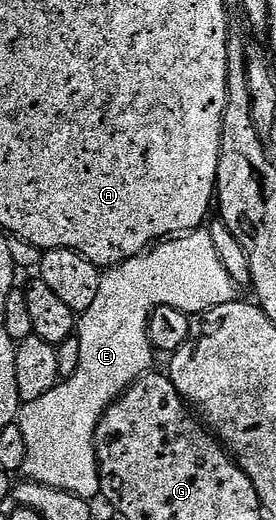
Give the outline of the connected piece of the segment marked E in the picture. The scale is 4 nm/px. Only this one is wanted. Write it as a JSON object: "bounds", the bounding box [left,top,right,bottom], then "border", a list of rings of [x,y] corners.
{"bounds":[19,228,238,499],"border":[[[205,228],[170,238],[137,258],[106,269],[101,276],[95,304],[80,315],[77,323],[75,336],[80,347],[78,371],[70,379],[58,382],[54,390],[47,392],[47,396],[24,403],[19,411],[19,425],[27,448],[24,477],[80,498],[96,499],[101,493],[101,470],[97,467],[97,425],[130,386],[154,369],[155,349],[149,338],[149,319],[153,313],[169,306],[188,316],[204,316],[208,310],[231,304],[238,294],[238,287],[234,286],[231,276],[227,276],[227,268],[223,268],[223,260],[219,260],[219,252],[215,252],[215,240],[211,240]]]}

